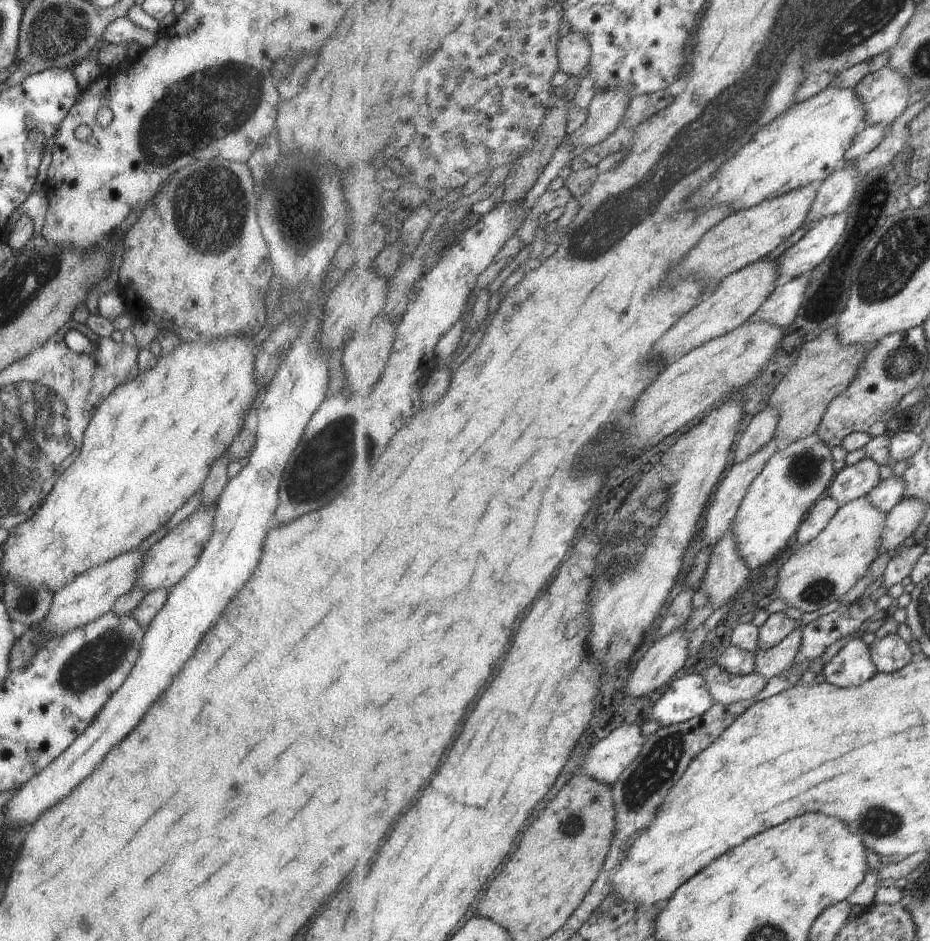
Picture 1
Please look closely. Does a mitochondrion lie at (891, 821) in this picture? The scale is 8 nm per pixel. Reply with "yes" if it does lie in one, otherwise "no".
yes

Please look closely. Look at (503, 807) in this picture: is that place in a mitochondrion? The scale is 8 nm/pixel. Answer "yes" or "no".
no

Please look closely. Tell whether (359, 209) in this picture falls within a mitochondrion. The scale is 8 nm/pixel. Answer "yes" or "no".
no

